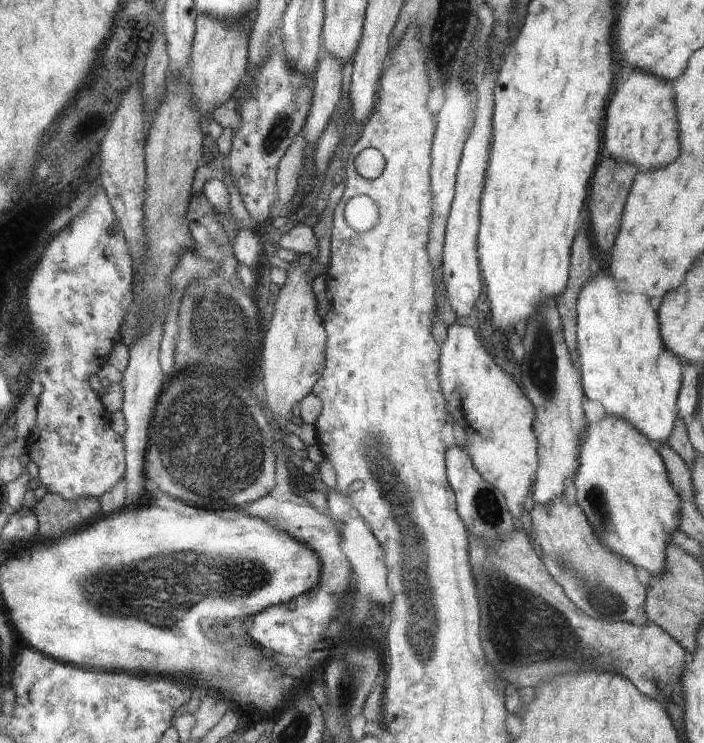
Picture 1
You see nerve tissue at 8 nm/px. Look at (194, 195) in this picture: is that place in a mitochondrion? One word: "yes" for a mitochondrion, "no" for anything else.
no

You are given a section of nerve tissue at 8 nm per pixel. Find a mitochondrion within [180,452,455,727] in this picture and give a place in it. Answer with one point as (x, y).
(355, 662)

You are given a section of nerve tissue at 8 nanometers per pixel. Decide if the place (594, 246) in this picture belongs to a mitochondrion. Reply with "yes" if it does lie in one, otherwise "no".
no

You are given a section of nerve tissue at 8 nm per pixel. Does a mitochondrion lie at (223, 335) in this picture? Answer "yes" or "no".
yes

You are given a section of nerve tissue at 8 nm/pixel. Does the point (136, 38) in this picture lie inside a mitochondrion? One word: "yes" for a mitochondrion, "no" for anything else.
no

